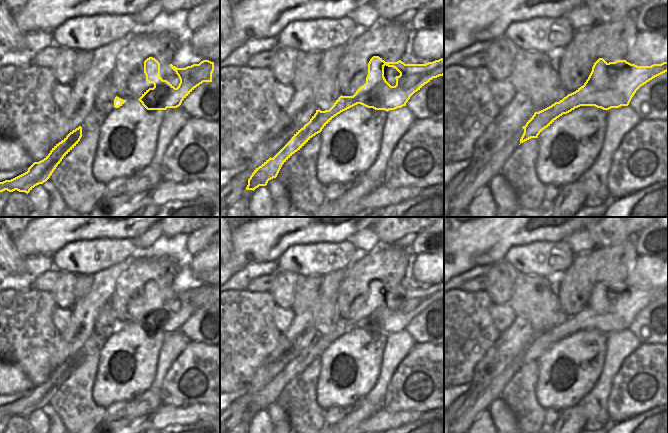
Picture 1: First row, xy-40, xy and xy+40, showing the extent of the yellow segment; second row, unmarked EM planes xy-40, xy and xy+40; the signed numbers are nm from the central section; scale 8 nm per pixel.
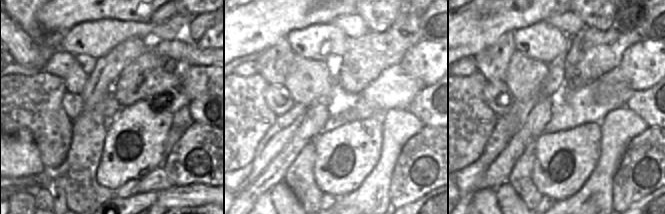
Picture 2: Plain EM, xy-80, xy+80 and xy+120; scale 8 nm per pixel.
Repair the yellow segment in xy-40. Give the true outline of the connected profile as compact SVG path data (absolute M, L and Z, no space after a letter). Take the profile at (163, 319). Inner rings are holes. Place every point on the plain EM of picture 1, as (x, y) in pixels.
M149 281L144 285L146 305L154 308L138 323L147 334L177 332L197 310L203 306L212 306L214 286L209 284L185 292L177 292L172 288L169 290L180 303L177 312L160 301L160 287L155 282Z

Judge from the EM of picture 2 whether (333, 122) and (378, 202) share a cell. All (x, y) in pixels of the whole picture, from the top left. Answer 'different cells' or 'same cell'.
different cells

